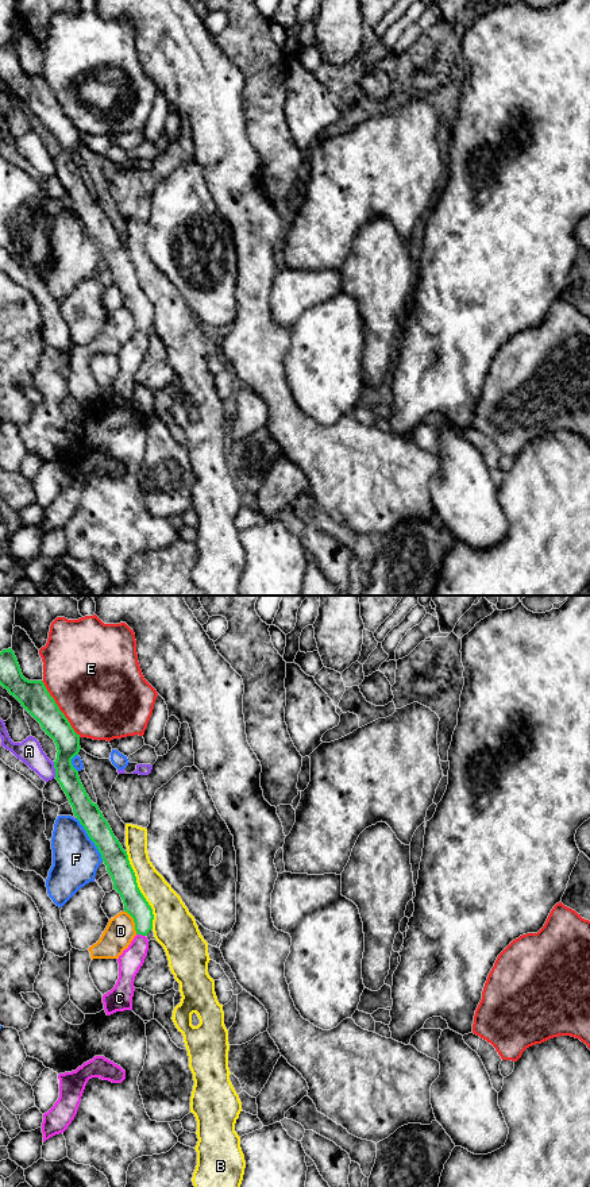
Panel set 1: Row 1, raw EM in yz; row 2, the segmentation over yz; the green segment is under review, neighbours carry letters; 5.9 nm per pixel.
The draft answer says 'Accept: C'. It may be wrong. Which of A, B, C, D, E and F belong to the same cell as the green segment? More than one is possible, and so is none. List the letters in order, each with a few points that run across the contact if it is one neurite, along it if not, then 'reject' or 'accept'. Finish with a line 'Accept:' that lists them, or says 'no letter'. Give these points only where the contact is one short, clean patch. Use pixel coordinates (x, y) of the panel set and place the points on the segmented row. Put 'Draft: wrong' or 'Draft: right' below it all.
A: yz (53, 762), (56, 777) | reject
B: reject
C: yz (135, 904), (141, 912), (141, 933), (139, 947), (130, 962) | accept
D: yz (124, 910), (132, 918), (137, 933) | reject
E: reject
F: reject
Accept: C
Draft: right

